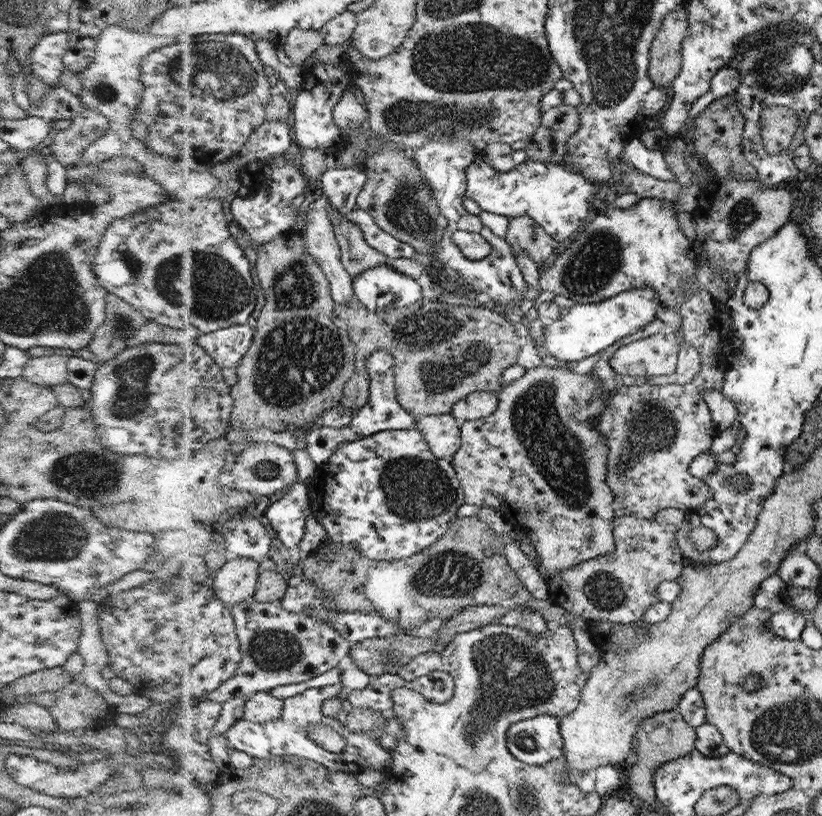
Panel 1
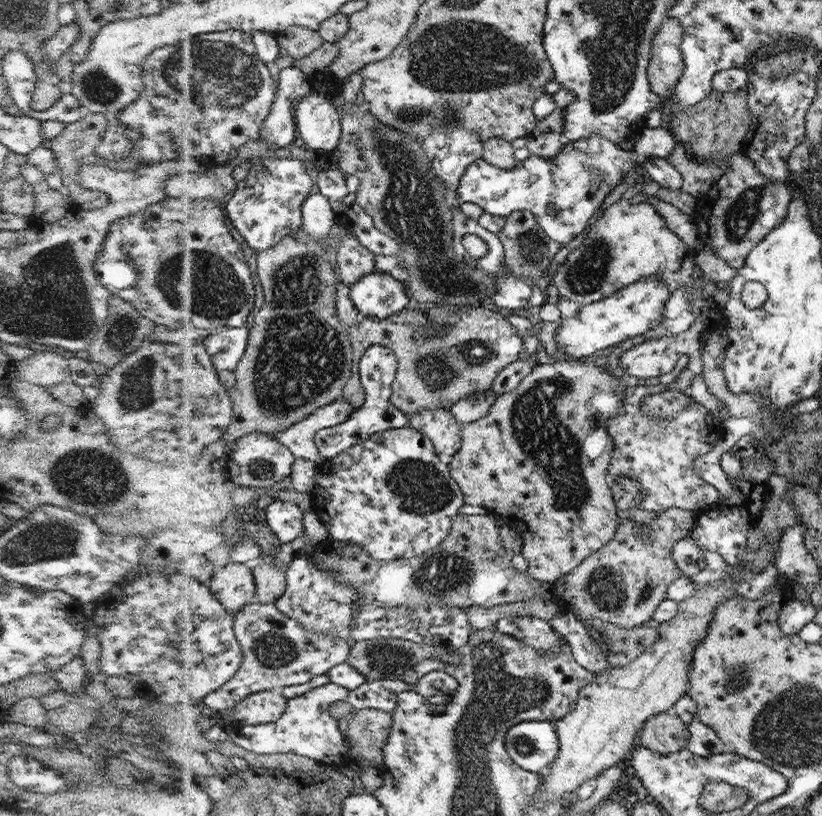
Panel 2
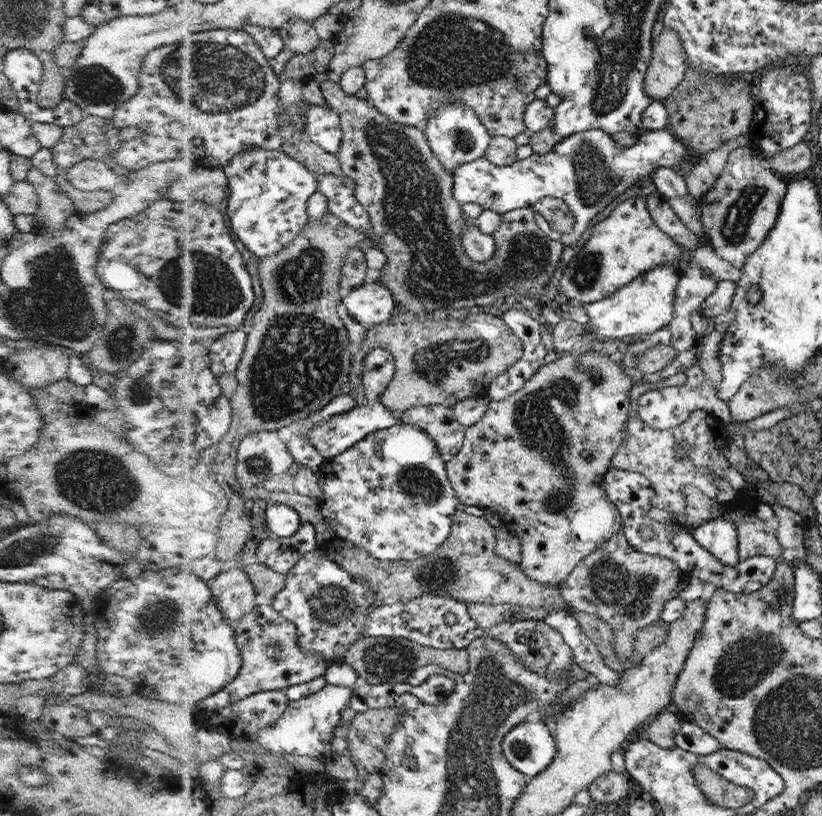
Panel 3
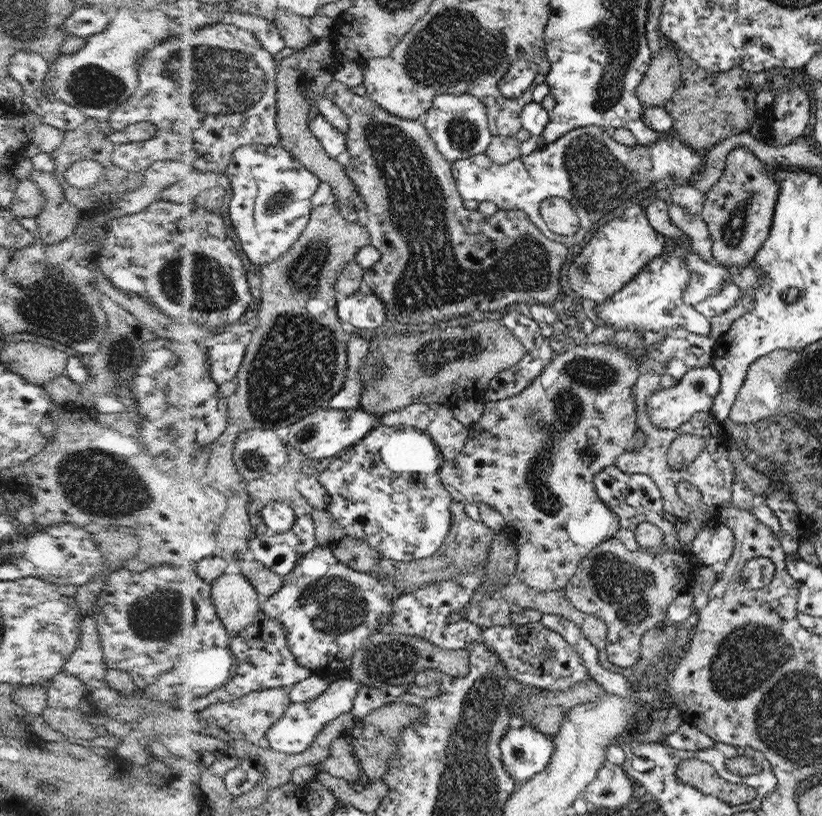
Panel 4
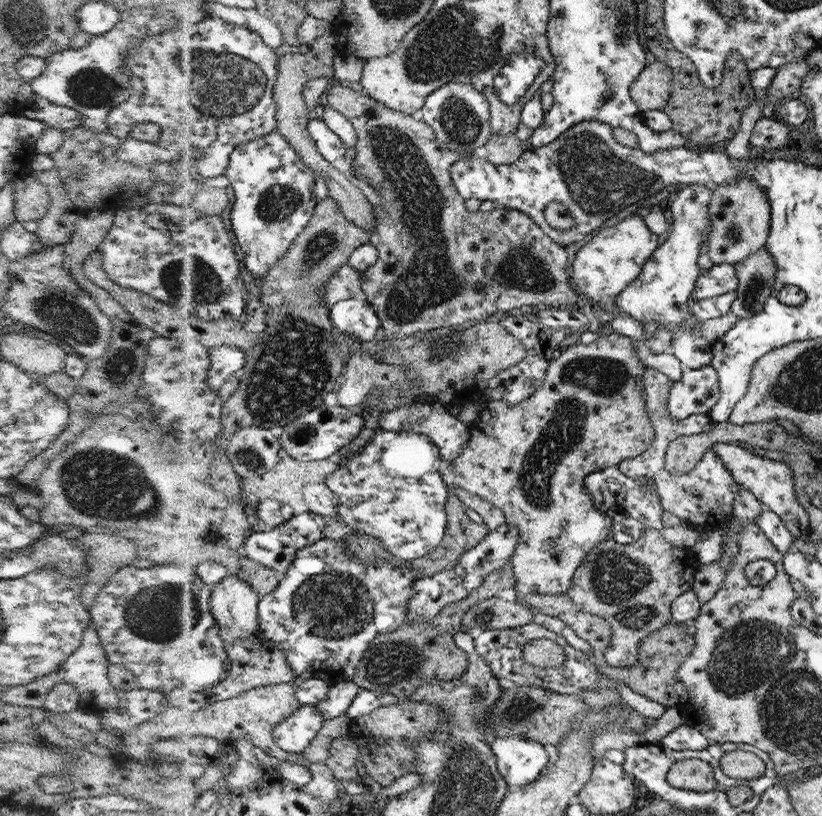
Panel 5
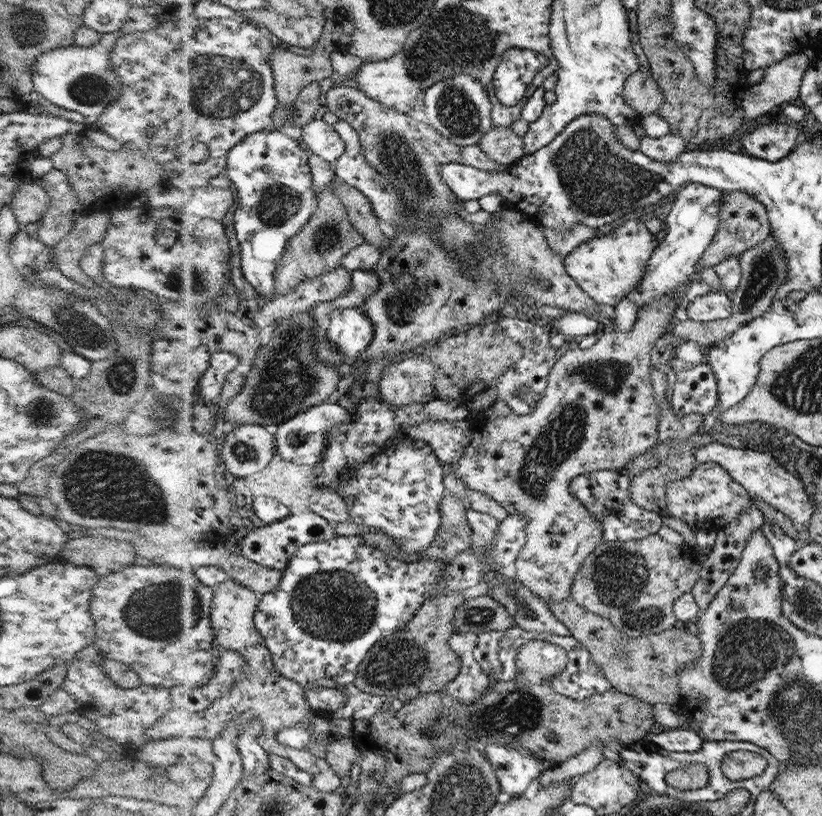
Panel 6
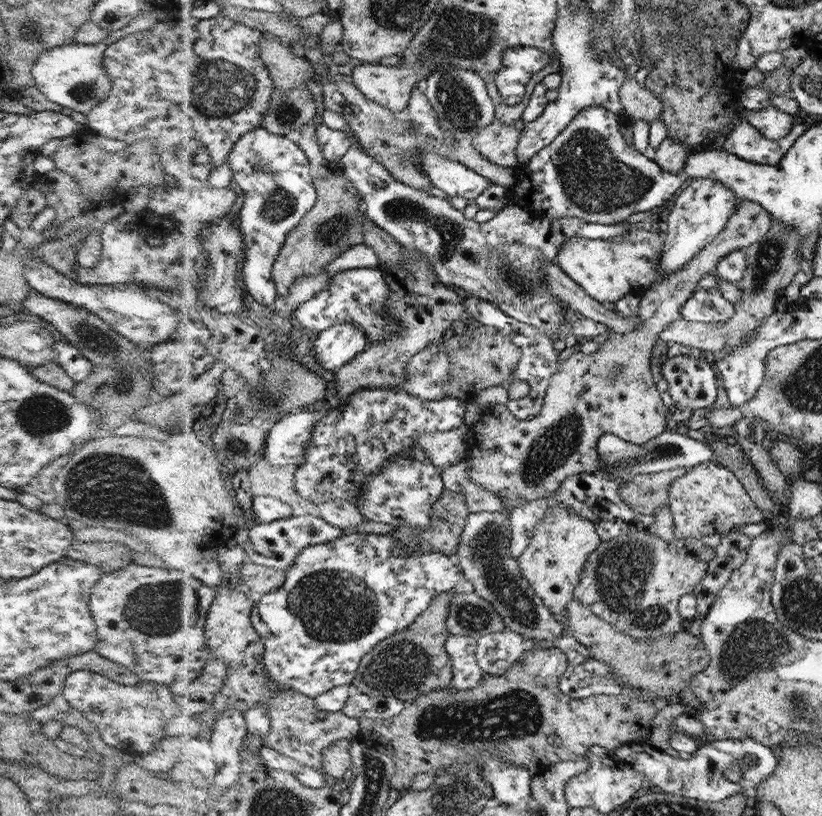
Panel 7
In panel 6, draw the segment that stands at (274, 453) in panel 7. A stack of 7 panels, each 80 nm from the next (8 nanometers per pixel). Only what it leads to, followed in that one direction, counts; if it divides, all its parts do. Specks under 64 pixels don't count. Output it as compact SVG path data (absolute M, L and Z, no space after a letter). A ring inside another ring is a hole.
M328 402L300 413L275 429L276 436L278 436L278 455L300 465L316 464L324 460L326 450L330 446L331 430L351 423L354 415L355 413L350 412L348 408L344 408L338 403Z

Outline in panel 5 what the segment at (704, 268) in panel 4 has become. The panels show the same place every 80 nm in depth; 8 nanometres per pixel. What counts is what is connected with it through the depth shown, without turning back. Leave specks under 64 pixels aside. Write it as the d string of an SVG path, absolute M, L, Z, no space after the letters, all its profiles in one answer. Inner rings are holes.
M728 263L713 265L708 271L700 271L691 296L695 300L712 298L732 292L738 285L735 265Z

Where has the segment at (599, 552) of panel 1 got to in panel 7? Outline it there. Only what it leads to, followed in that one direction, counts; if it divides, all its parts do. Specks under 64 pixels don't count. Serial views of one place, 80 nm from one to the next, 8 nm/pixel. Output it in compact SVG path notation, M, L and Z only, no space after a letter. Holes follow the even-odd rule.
M741 199L737 209L728 220L725 230L702 251L693 256L692 262L677 274L652 283L641 293L639 317L641 325L632 332L608 332L608 337L600 340L601 347L592 354L578 351L561 361L559 371L552 375L545 392L539 413L530 420L518 419L509 411L507 404L495 403L485 408L482 420L470 426L468 438L468 478L499 496L504 507L514 510L525 507L536 500L554 498L567 478L580 473L596 473L606 468L599 452L600 438L612 434L630 444L644 444L656 439L666 430L672 410L664 404L655 385L650 361L653 346L670 323L681 318L681 308L690 298L696 284L707 272L714 271L717 264L732 251L750 247L765 239L773 226L774 218L758 201ZM554 505L546 511L546 517L536 524L533 536L524 552L517 558L522 577L533 586L534 593L542 597L553 616L564 624L564 635L570 634L569 614L566 606L574 596L574 589L581 581L581 573L589 556L601 546L601 535L594 522L574 514L568 505Z

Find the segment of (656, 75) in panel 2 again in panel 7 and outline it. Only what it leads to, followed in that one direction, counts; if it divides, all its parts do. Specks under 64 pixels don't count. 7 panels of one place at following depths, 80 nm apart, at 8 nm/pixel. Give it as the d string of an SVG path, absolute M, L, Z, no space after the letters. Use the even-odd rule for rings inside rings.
M626 79L622 83L620 100L632 123L645 120L650 124L662 116L663 99L658 98L657 94L645 87L645 83L638 83L636 79Z

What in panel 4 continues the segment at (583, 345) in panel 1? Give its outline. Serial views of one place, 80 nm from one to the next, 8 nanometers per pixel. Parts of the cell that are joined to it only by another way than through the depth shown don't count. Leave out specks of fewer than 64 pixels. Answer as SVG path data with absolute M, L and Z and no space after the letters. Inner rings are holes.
M690 236L688 240L672 241L670 247L658 258L652 259L636 279L610 299L589 305L589 310L601 318L601 324L612 326L615 332L619 330L638 330L641 333L648 330L668 332L683 326L688 332L709 336L711 327L709 318L694 310L693 306L687 305L683 299L684 291L691 279L685 260L692 247L693 241Z

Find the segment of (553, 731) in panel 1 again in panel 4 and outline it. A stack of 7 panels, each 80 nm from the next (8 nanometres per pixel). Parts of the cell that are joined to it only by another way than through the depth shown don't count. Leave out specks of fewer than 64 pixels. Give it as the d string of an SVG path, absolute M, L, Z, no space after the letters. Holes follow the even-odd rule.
M521 727L517 730L509 729L500 740L501 760L505 771L519 784L525 783L545 770L549 766L554 754L553 738L542 734L536 727Z

